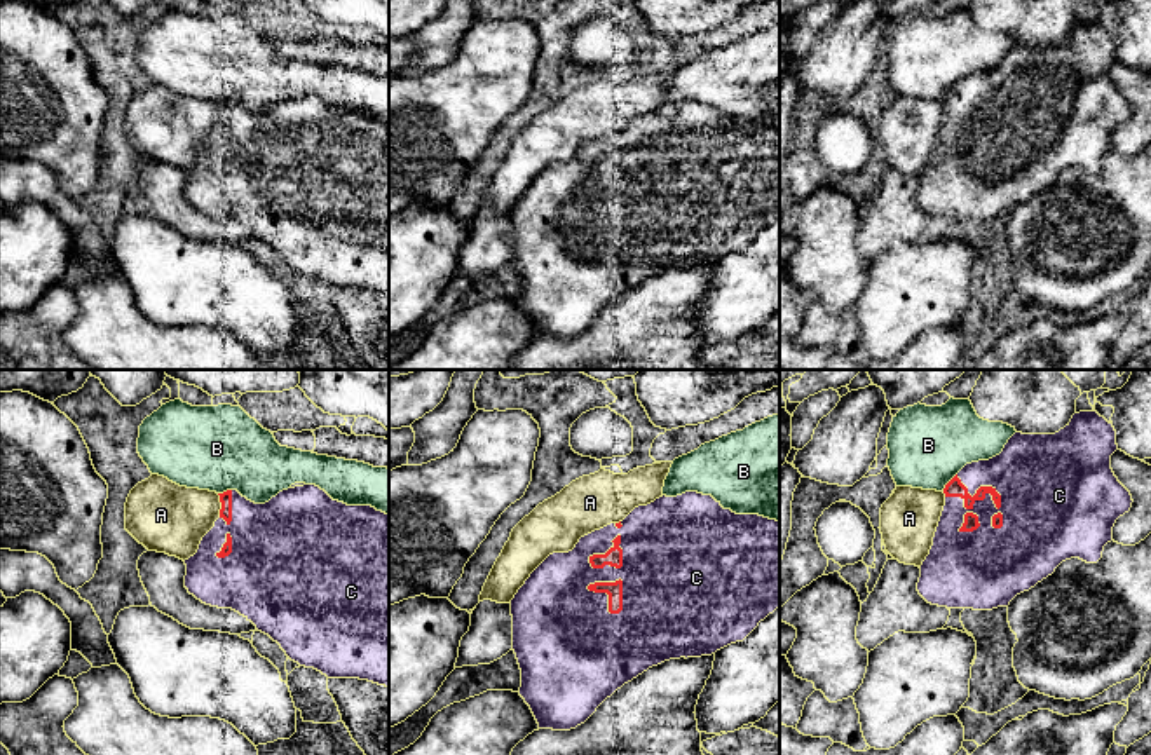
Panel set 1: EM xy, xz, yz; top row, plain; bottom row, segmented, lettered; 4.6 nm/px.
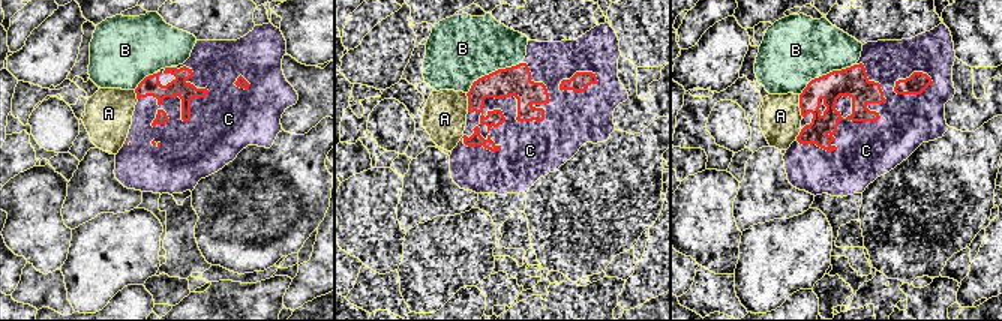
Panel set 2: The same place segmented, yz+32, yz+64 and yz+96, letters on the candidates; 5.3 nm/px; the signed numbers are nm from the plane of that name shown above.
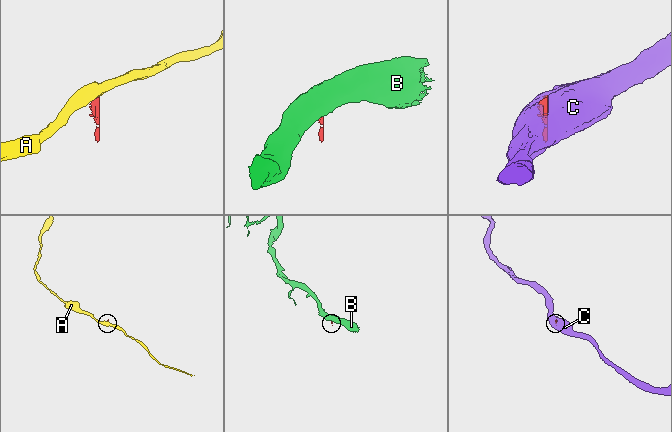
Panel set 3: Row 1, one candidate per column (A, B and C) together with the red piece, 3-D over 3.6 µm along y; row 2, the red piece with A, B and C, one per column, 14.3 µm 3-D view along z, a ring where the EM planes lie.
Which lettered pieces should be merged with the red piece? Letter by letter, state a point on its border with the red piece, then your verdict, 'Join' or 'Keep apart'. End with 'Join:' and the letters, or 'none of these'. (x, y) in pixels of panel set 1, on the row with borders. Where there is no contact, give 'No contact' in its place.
A: Touches red at xy (222, 506). Keep apart
B: Touches red at yz (949, 482). Keep apart
C: Touches red at yz (993, 489). Join
Join: C

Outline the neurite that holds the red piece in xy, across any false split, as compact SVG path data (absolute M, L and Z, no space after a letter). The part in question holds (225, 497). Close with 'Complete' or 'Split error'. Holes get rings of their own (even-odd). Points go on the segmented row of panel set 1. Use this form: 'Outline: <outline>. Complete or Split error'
Outline: M303 485L279 492L265 504L255 504L237 490L220 495L221 509L215 527L202 537L194 556L185 560L185 588L206 605L232 609L251 621L258 631L281 645L286 656L305 668L314 668L328 678L359 678L389 687L389 514L371 506L347 506L333 500L316 485Z. Split error

